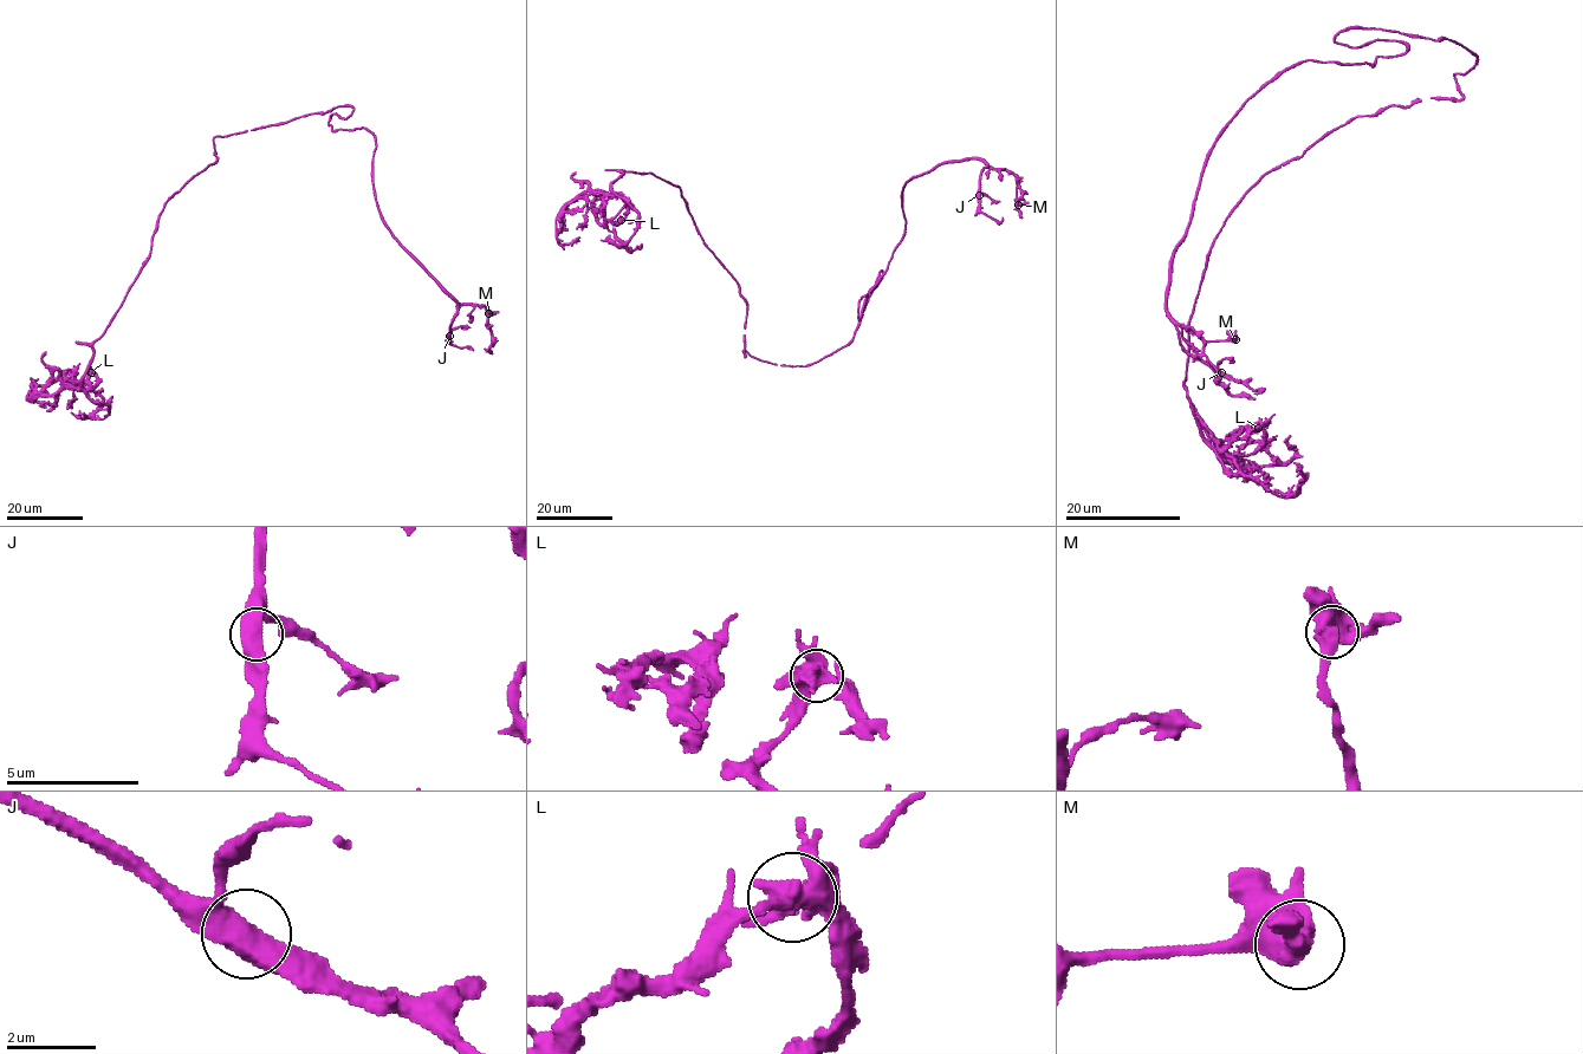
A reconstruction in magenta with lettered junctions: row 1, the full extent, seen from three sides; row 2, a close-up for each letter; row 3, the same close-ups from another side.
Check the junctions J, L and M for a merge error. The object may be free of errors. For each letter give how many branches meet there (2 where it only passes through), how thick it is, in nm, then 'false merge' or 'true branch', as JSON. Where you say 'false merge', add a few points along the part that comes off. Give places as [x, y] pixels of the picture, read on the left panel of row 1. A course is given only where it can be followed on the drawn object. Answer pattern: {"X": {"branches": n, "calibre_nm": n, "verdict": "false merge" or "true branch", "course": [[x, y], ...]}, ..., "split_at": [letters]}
{"J": {"branches": 3, "calibre_nm": 480, "verdict": "true branch"}, "L": {"branches": 3, "calibre_nm": 500, "verdict": "false merge", "course": [[91, 372], [97, 378], [92, 389], [69, 388], [53, 381], [33, 399], [82, 417], [91, 416], [112, 396]]}, "M": {"branches": 3, "calibre_nm": 480, "verdict": "true branch"}, "split_at": ["L"]}

